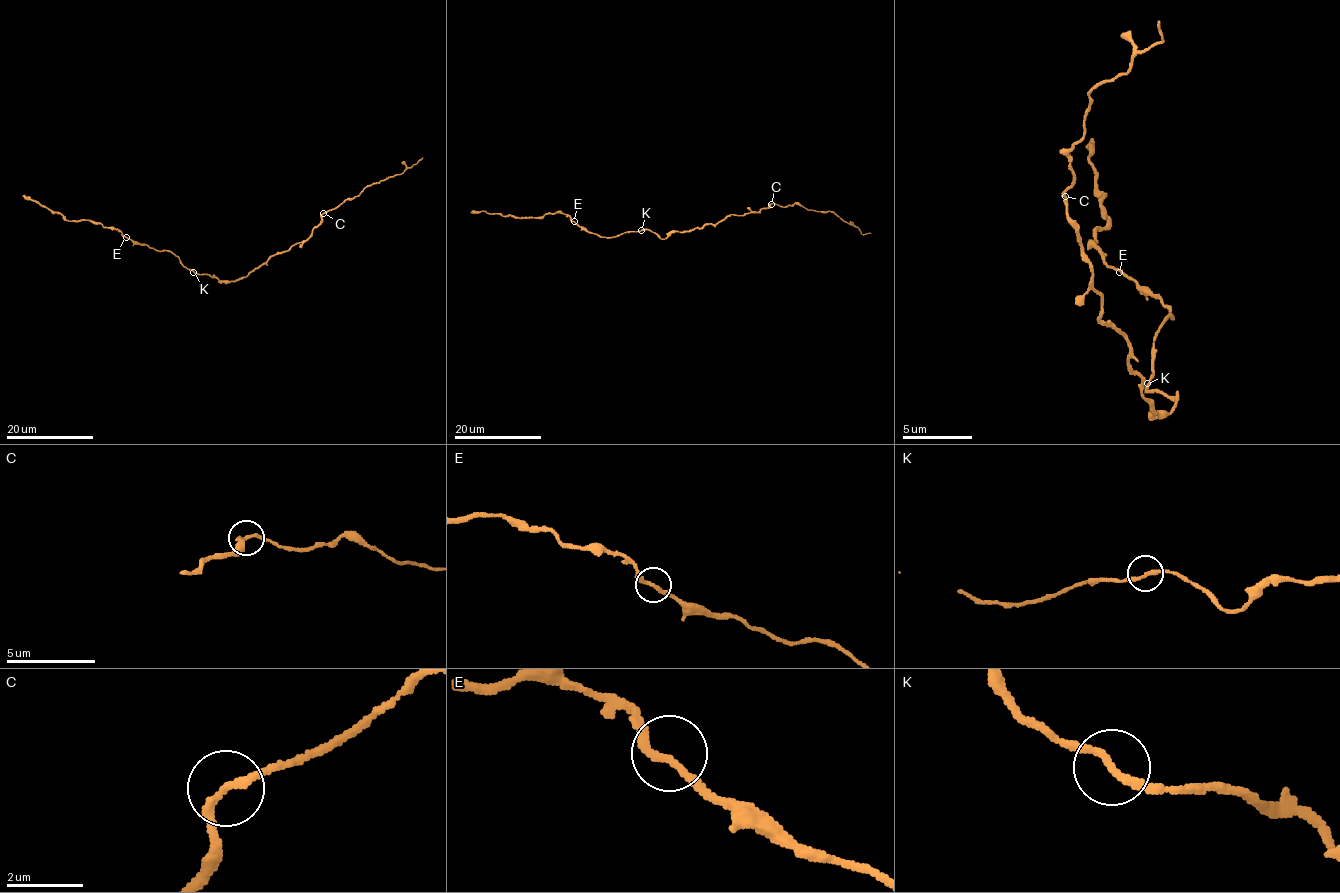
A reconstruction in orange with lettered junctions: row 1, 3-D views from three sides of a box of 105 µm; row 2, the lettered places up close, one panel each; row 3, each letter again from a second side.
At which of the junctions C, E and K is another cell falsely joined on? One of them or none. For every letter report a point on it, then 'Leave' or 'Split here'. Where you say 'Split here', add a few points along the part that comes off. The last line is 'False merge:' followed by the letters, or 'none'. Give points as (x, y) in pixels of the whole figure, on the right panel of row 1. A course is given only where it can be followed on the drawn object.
C: Place: (1065, 196). Split here. Course of the part to remove: (1064, 195), (1074, 181), (1064, 154), (1085, 133), (1088, 94), (1161, 39), (1158, 21)
E: Place: (1119, 272). Leave
K: Place: (1147, 383). Leave
False merge: C

